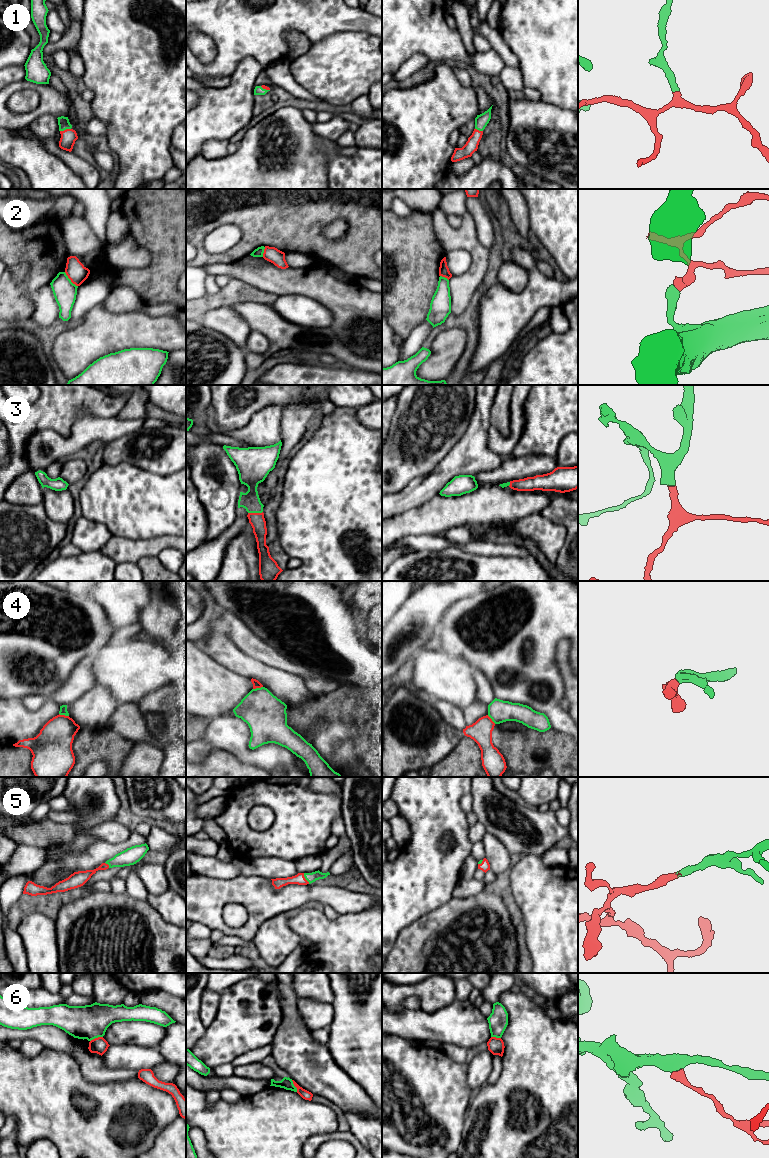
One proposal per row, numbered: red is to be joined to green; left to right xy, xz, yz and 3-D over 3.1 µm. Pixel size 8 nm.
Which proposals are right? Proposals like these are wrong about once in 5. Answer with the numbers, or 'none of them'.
1, 3, 5, 6

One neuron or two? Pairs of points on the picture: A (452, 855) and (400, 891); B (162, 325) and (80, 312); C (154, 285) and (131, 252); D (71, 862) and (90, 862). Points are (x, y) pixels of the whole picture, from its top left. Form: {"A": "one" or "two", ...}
{"A": "one", "B": "two", "C": "two", "D": "one"}

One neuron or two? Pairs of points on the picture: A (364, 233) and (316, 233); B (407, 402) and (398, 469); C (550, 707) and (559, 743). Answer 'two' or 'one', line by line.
A: one
B: one
C: two

